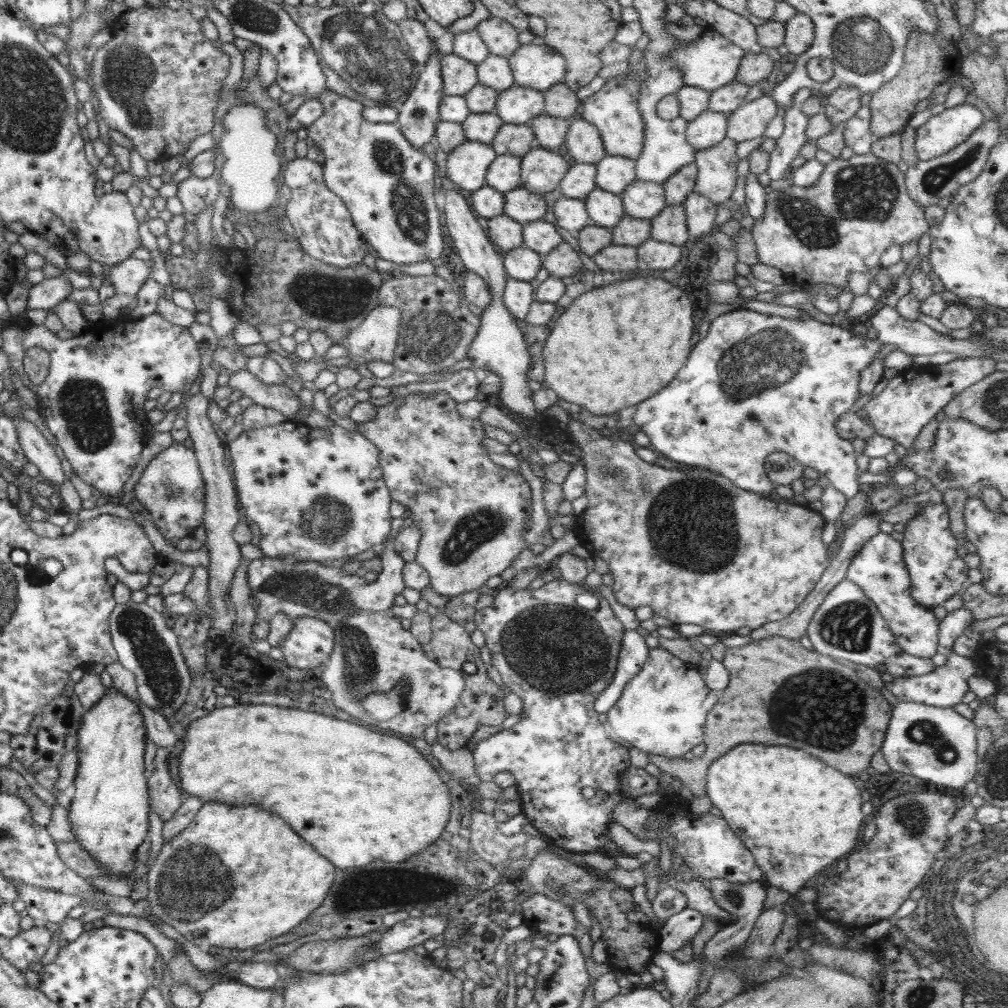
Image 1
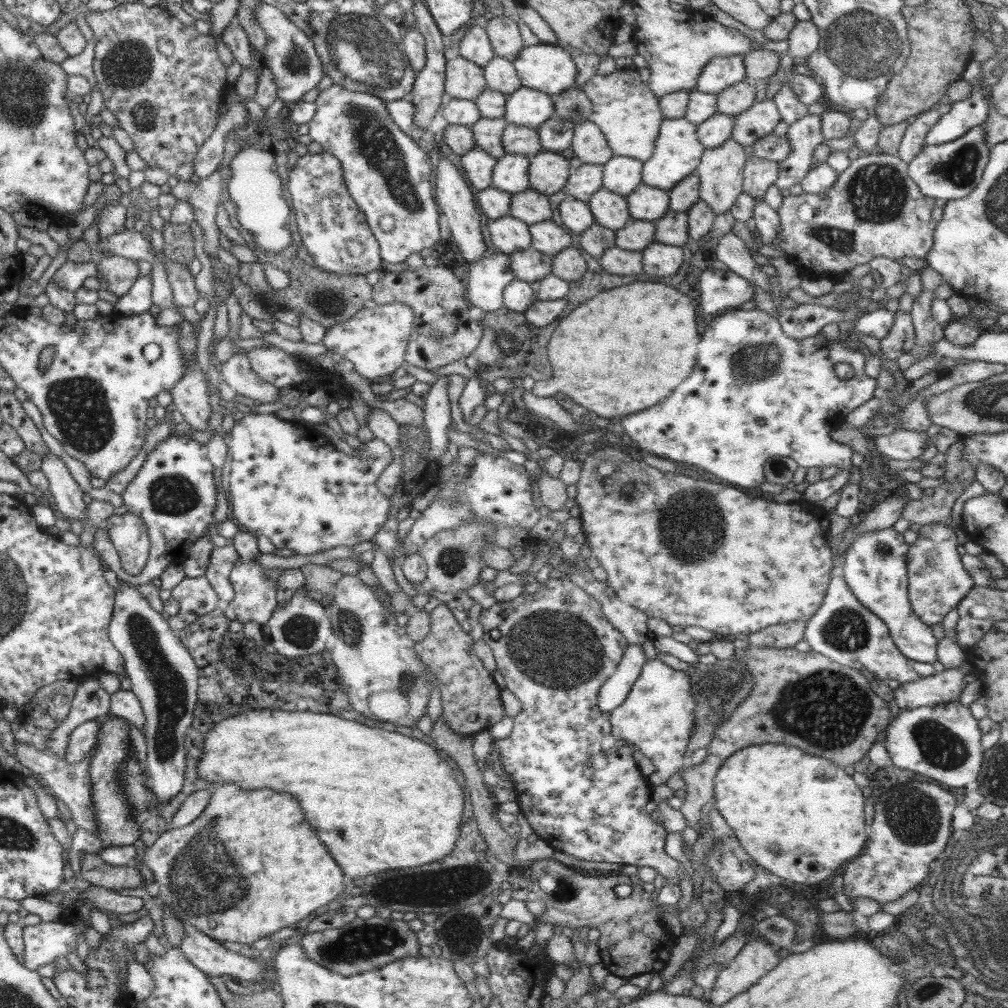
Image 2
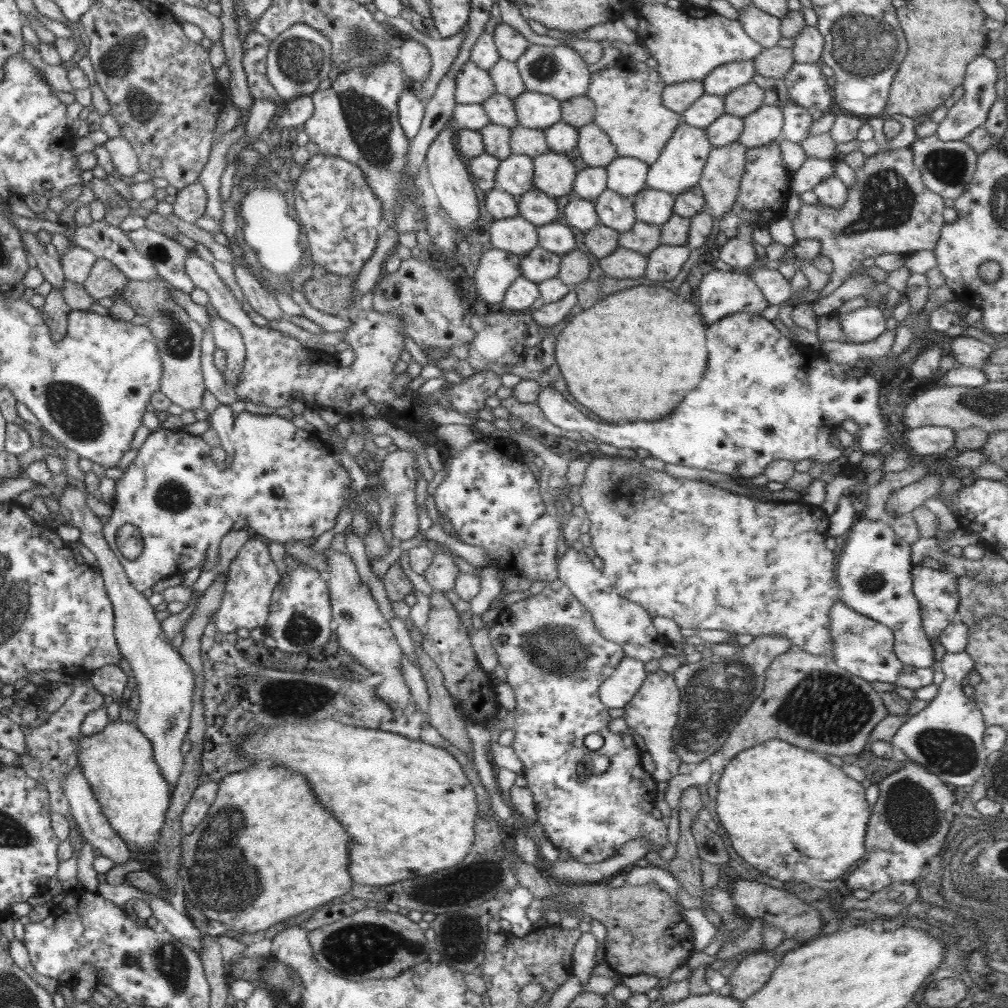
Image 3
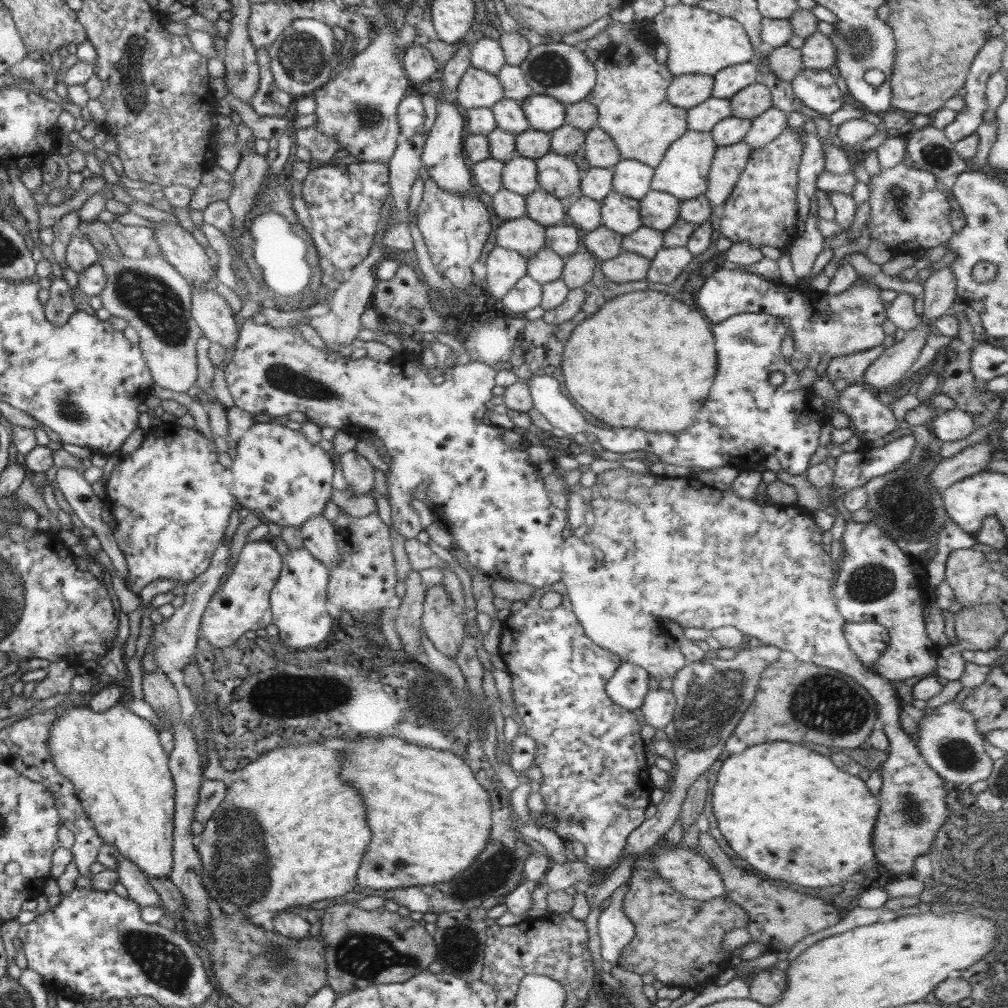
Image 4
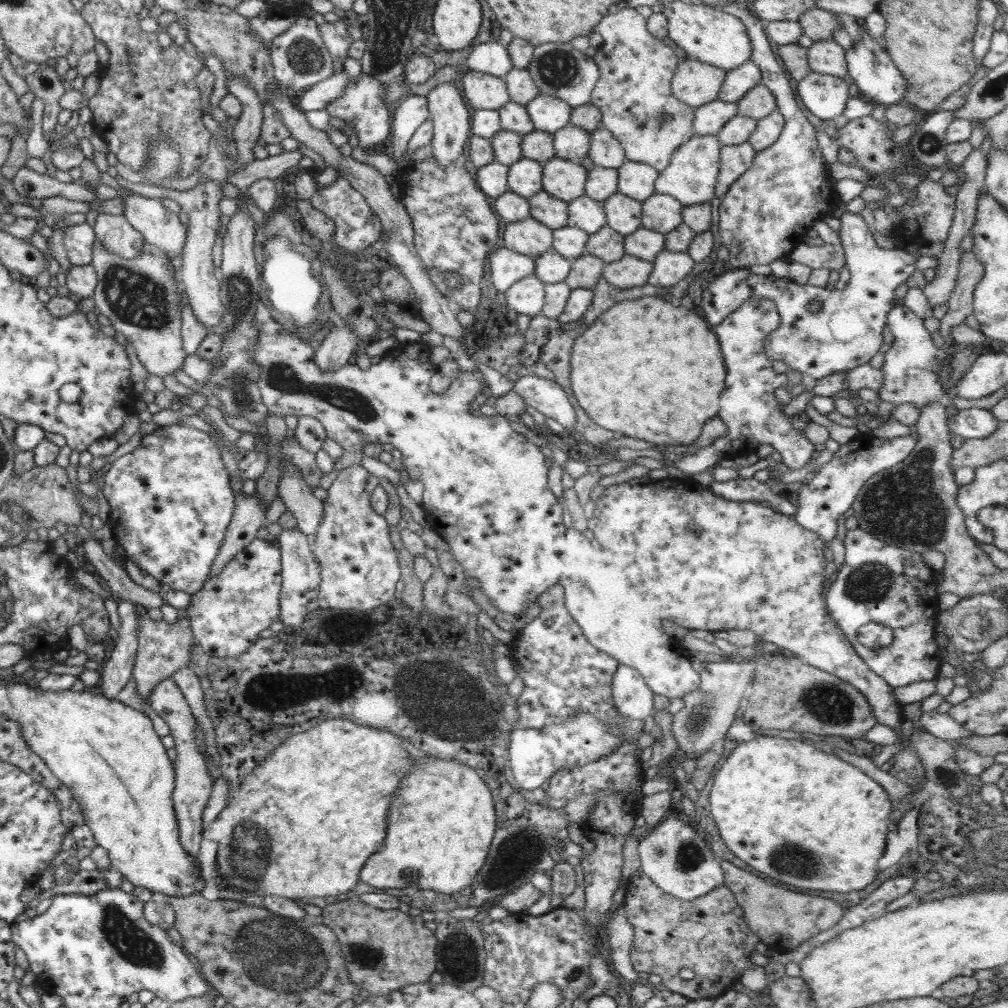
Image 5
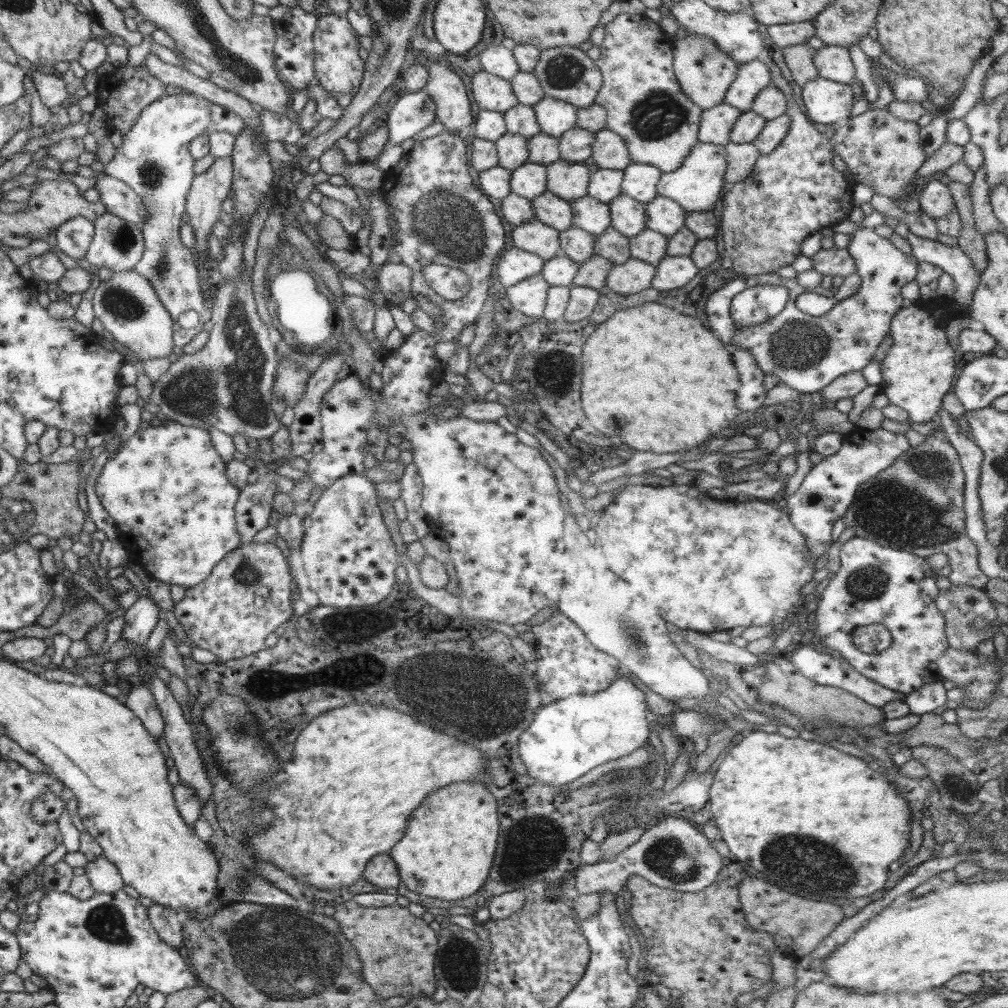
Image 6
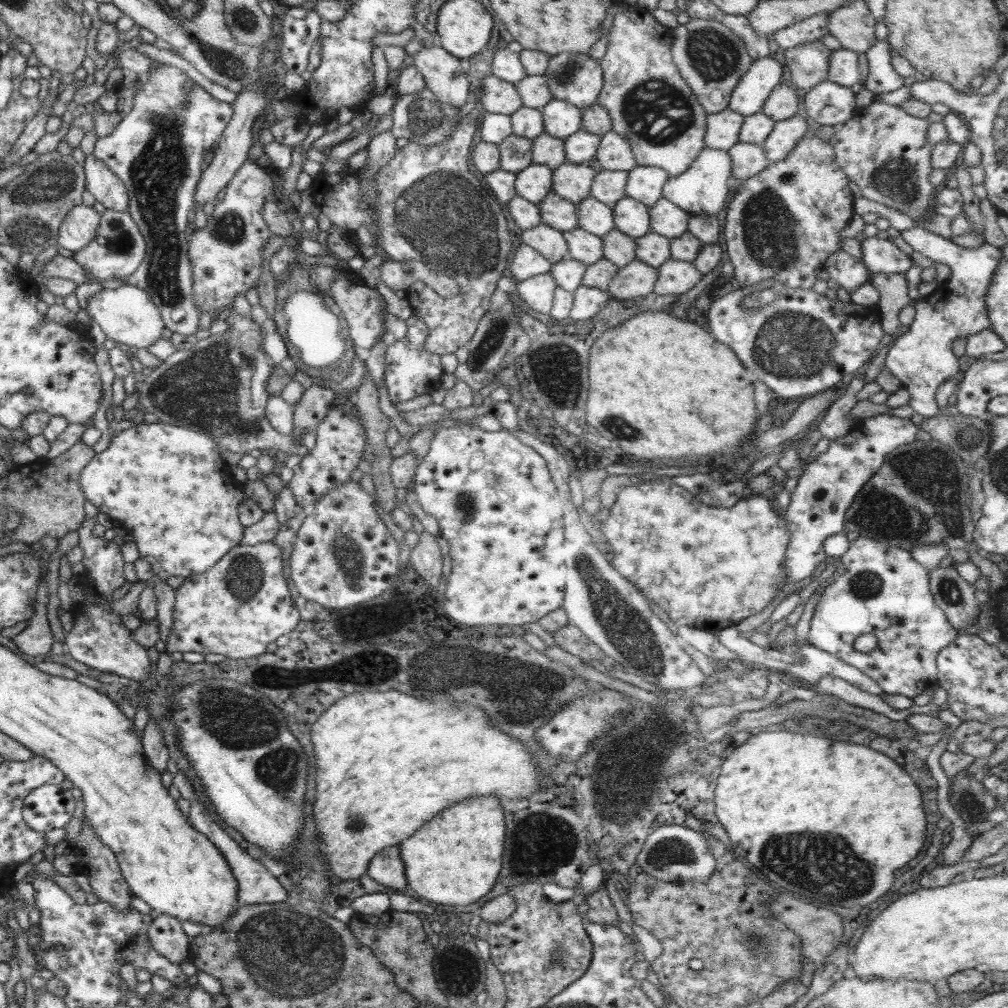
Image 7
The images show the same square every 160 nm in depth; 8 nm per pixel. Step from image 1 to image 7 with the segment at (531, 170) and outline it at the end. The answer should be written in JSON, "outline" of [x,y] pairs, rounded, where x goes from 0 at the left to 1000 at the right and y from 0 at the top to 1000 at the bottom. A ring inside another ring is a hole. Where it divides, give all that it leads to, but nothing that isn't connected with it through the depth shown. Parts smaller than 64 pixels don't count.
{"outline":[[[560,160],[548,172],[548,189],[560,198],[572,203],[586,190],[591,170],[580,162]]]}

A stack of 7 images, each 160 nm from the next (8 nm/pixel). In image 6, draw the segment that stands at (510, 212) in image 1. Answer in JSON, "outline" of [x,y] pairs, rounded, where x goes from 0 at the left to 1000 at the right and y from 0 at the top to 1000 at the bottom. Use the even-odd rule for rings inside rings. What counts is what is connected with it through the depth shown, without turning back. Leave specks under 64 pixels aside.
{"outline":[[[544,188],[538,194],[528,198],[527,202],[532,211],[532,217],[542,222],[542,225],[550,226],[554,230],[564,228],[567,225],[566,202],[551,194]]]}

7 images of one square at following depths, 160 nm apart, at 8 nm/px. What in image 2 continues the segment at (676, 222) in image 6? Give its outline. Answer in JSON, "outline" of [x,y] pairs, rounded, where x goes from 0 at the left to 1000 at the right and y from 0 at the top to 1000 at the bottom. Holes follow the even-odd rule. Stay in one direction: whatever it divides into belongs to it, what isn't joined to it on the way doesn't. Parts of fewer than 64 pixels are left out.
{"outline":[[[635,183],[621,195],[625,215],[632,218],[651,219],[661,213],[664,206],[662,189]]]}

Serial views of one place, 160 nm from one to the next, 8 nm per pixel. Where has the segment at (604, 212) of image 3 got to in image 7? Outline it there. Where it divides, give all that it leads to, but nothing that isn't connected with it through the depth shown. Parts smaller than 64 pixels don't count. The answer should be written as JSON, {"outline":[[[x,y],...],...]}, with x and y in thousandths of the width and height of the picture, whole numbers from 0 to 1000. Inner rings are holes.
{"outline":[[[620,195],[613,198],[608,206],[610,227],[627,236],[639,234],[645,230],[644,205]]]}

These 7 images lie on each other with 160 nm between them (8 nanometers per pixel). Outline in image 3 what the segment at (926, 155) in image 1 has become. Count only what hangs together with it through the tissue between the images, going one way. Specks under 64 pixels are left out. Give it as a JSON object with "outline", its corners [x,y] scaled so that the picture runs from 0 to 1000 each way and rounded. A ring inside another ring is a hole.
{"outline":[[[972,55],[966,60],[963,60],[958,66],[957,76],[955,79],[956,93],[951,97],[944,106],[935,121],[930,123],[930,131],[928,134],[937,141],[954,140],[967,127],[974,125],[979,120],[980,110],[989,98],[988,95],[988,79],[990,72],[988,70],[986,60],[979,56]]]}

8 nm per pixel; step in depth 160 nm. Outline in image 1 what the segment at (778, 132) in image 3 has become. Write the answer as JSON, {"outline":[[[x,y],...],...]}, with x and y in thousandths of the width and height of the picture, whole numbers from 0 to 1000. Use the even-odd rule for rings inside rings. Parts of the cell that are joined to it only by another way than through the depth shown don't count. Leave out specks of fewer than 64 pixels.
{"outline":[[[766,95],[738,101],[721,118],[720,135],[732,141],[760,134],[763,122],[770,119],[772,103]]]}

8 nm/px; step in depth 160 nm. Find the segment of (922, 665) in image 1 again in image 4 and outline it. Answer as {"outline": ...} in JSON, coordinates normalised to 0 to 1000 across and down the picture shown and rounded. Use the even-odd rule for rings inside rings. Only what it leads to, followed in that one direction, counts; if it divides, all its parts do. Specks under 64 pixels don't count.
{"outline":[[[838,616],[835,627],[843,645],[855,660],[868,665],[867,657],[870,657],[873,650],[881,643],[882,625],[874,619]]]}

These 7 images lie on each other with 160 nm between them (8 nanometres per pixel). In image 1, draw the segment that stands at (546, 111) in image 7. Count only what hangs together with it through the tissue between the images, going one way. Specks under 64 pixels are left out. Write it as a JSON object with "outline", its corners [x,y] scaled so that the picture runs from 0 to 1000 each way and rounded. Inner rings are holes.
{"outline":[[[518,84],[495,90],[491,111],[500,122],[523,123],[540,111],[539,91]]]}

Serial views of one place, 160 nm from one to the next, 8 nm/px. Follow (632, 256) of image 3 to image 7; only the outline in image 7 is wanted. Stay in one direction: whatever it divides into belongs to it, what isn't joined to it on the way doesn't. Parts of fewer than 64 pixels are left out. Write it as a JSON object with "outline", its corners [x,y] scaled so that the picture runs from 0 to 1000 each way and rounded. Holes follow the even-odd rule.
{"outline":[[[631,257],[614,265],[604,280],[602,290],[605,294],[617,298],[637,296],[649,288],[653,273],[652,266]]]}

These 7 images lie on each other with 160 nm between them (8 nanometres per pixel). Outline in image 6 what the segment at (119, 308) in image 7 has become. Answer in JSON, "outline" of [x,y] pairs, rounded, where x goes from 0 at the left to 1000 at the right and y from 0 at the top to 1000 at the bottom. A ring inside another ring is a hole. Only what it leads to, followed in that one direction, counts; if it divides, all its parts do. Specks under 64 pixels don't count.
{"outline":[[[133,268],[112,270],[107,279],[95,279],[90,299],[98,325],[109,329],[121,343],[131,347],[138,357],[165,355],[172,350],[171,314],[145,275]]]}

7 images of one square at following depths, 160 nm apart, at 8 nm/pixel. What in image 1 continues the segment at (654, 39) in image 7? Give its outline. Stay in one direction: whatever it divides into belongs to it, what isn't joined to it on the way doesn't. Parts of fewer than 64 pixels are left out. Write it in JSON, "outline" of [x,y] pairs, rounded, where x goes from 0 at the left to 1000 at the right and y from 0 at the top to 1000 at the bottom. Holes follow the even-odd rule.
{"outline":[[[614,74],[601,78],[593,91],[577,99],[576,117],[589,123],[594,129],[600,150],[603,154],[618,155],[631,159],[639,143],[639,118],[632,106],[637,80],[628,75]]]}

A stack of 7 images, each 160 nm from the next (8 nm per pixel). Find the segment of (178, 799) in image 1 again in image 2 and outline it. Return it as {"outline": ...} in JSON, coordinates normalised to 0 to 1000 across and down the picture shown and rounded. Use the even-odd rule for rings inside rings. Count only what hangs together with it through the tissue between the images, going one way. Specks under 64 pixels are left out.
{"outline":[[[119,575],[119,582],[114,586],[113,605],[106,624],[109,637],[123,654],[125,668],[130,677],[130,687],[137,692],[143,708],[143,732],[147,740],[145,758],[150,785],[157,797],[167,797],[182,781],[186,748],[184,731],[192,714],[194,685],[197,683],[196,663],[175,627],[169,623],[168,617],[161,613],[161,608],[149,602],[145,593],[137,586],[137,582],[122,575]]]}

